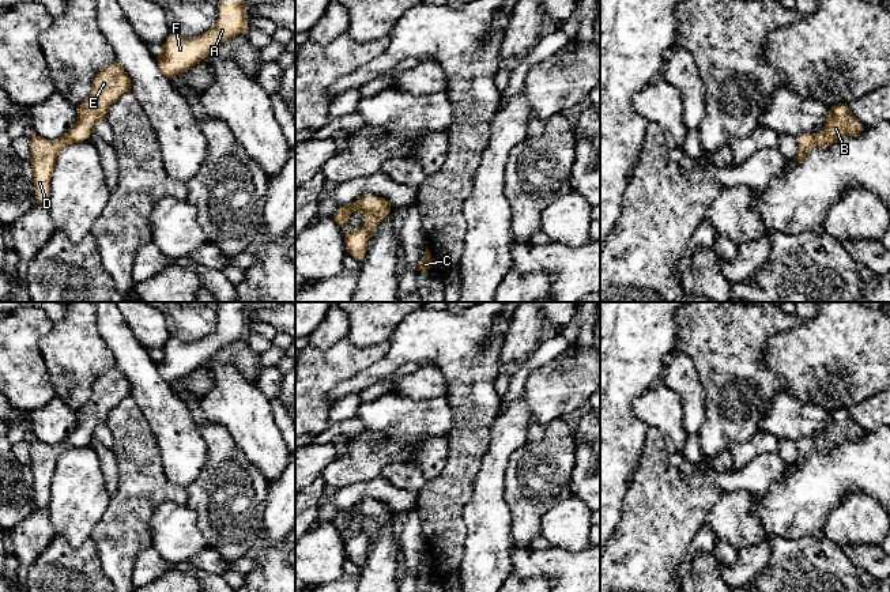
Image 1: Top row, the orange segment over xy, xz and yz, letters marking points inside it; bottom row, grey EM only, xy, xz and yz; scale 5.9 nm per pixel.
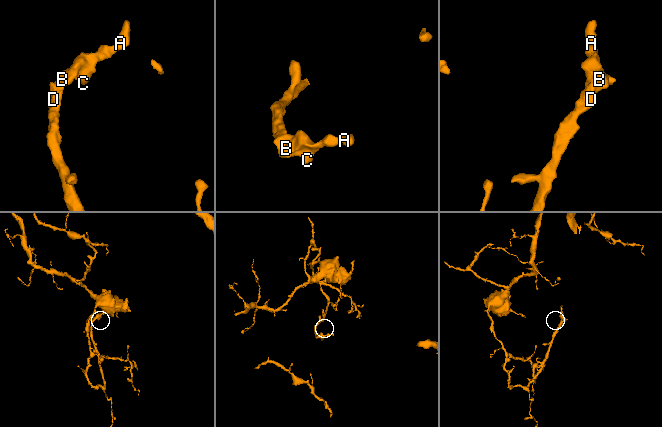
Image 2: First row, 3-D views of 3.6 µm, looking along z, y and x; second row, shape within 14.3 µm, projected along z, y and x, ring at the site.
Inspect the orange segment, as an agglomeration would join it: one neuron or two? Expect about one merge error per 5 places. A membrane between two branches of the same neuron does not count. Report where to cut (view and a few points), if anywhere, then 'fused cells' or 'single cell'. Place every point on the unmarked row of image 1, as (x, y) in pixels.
cut none; single cell

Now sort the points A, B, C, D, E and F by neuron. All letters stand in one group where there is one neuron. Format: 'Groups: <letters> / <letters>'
Groups: A B C D E F

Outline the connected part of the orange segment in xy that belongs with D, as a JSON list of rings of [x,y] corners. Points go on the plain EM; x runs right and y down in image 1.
[[[113,367],[98,376],[90,399],[76,411],[78,425],[60,444],[49,445],[31,440],[30,468],[37,509],[48,509],[50,504],[50,483],[60,456],[69,448],[90,444],[95,427],[105,423],[110,411],[131,393],[128,378]]]

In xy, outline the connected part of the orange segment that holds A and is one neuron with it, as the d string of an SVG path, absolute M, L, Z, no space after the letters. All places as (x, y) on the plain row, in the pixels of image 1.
M222 302L218 310L218 327L199 342L170 338L162 351L162 358L156 362L163 380L171 384L186 377L220 348L245 336L248 332L245 305L246 302Z

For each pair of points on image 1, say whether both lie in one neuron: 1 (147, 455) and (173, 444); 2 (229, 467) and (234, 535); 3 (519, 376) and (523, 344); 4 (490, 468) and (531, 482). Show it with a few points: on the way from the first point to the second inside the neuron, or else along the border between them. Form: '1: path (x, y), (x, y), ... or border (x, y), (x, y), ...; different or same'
1: border (146, 421), (158, 445), (162, 471), (170, 481); different
2: path (229, 483), (232, 519); same
3: border (542, 339), (539, 346), (519, 364); different
4: border (520, 445), (512, 453), (505, 472), (506, 505); different

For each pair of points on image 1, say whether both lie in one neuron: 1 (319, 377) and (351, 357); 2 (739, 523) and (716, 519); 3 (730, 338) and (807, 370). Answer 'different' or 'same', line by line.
1: same
2: same
3: different

